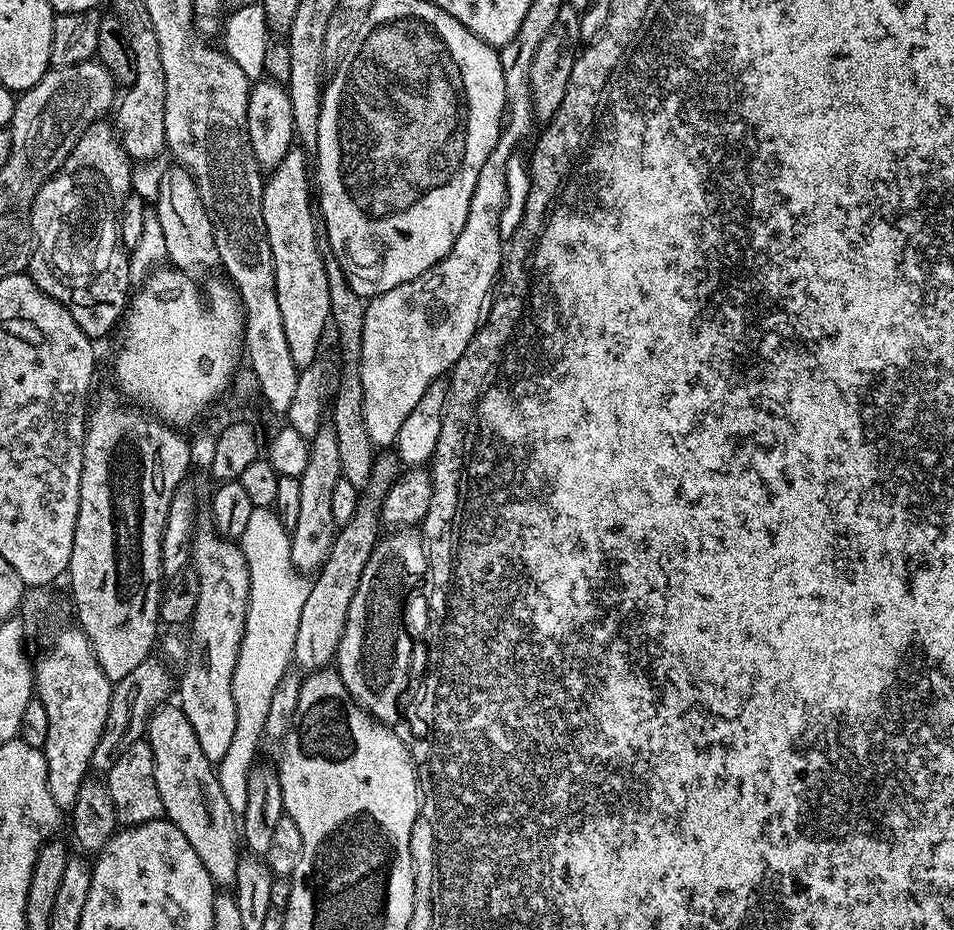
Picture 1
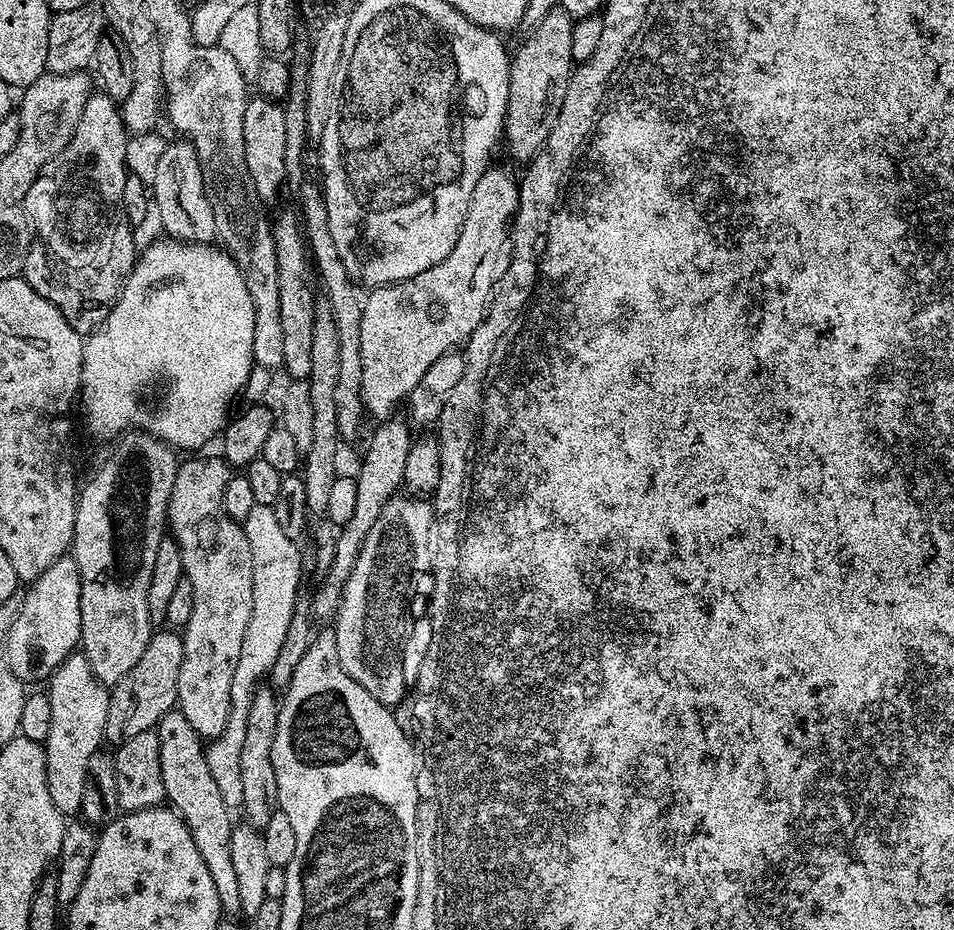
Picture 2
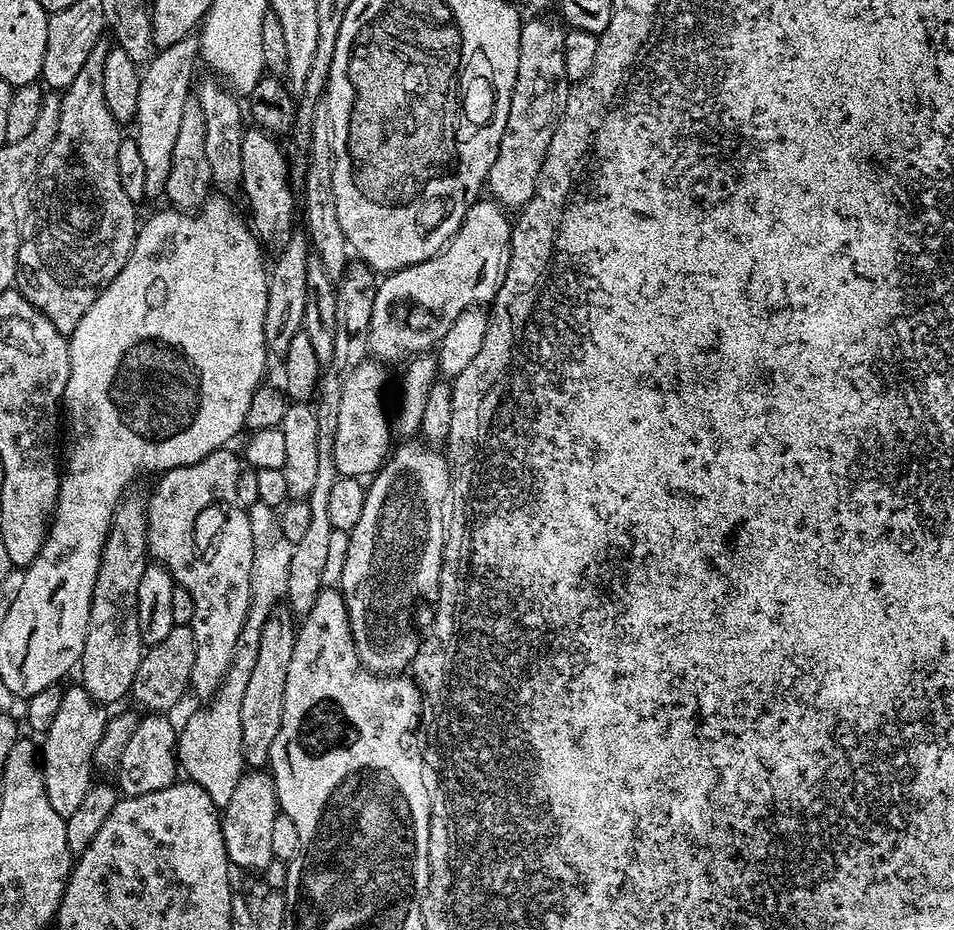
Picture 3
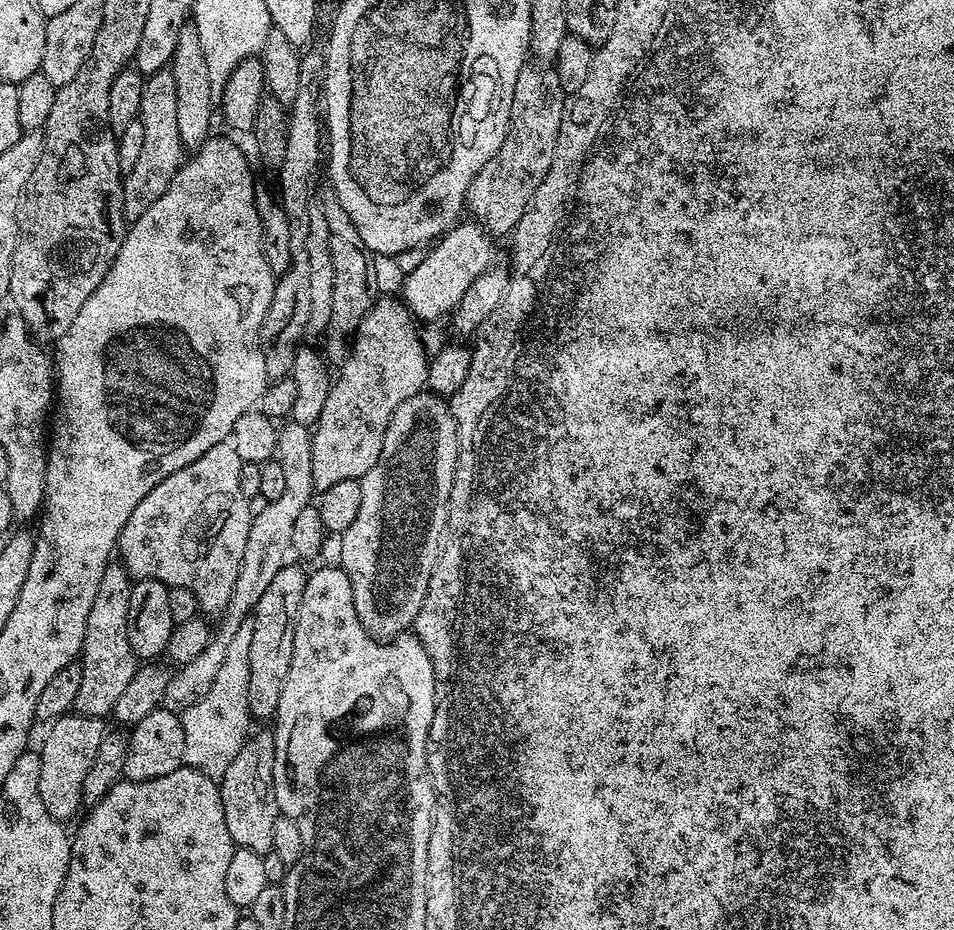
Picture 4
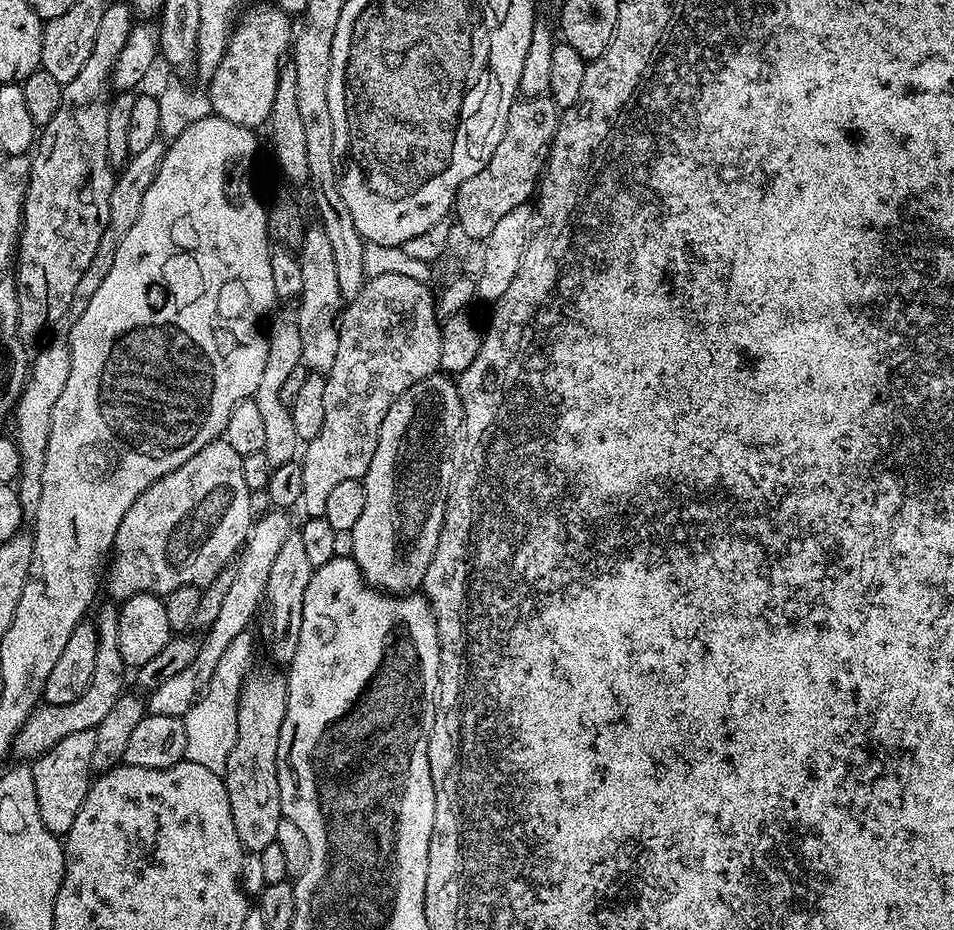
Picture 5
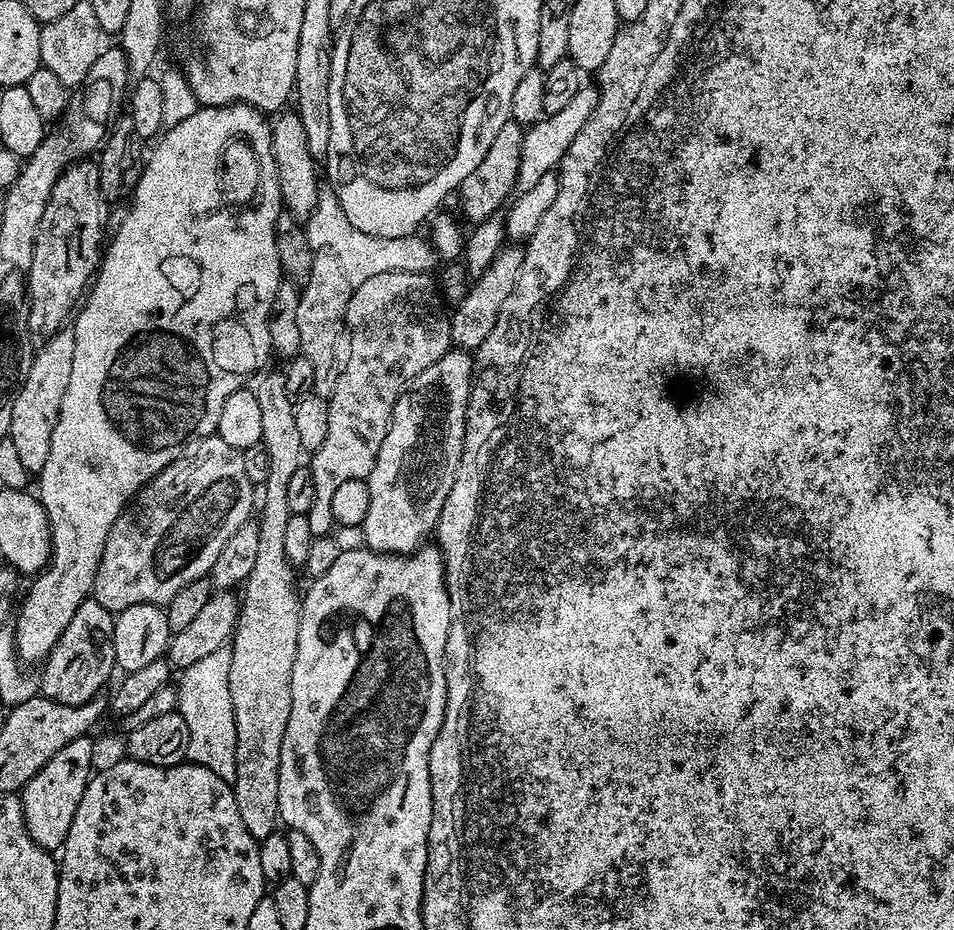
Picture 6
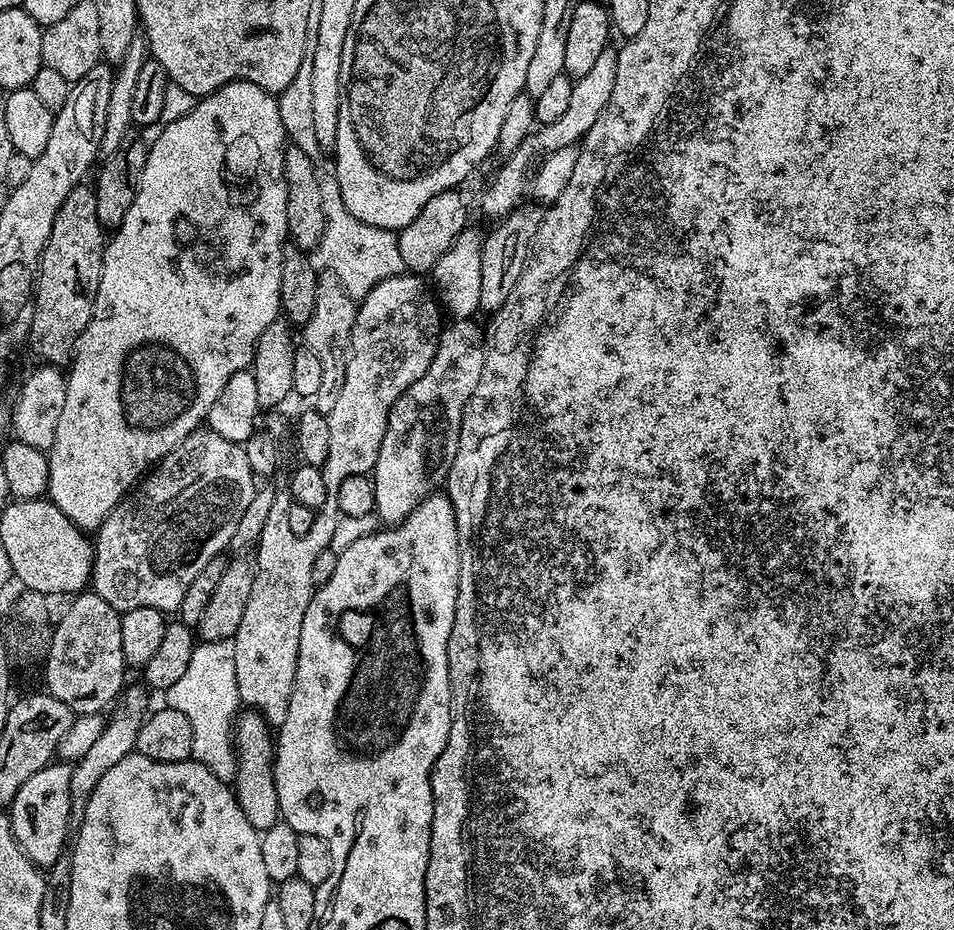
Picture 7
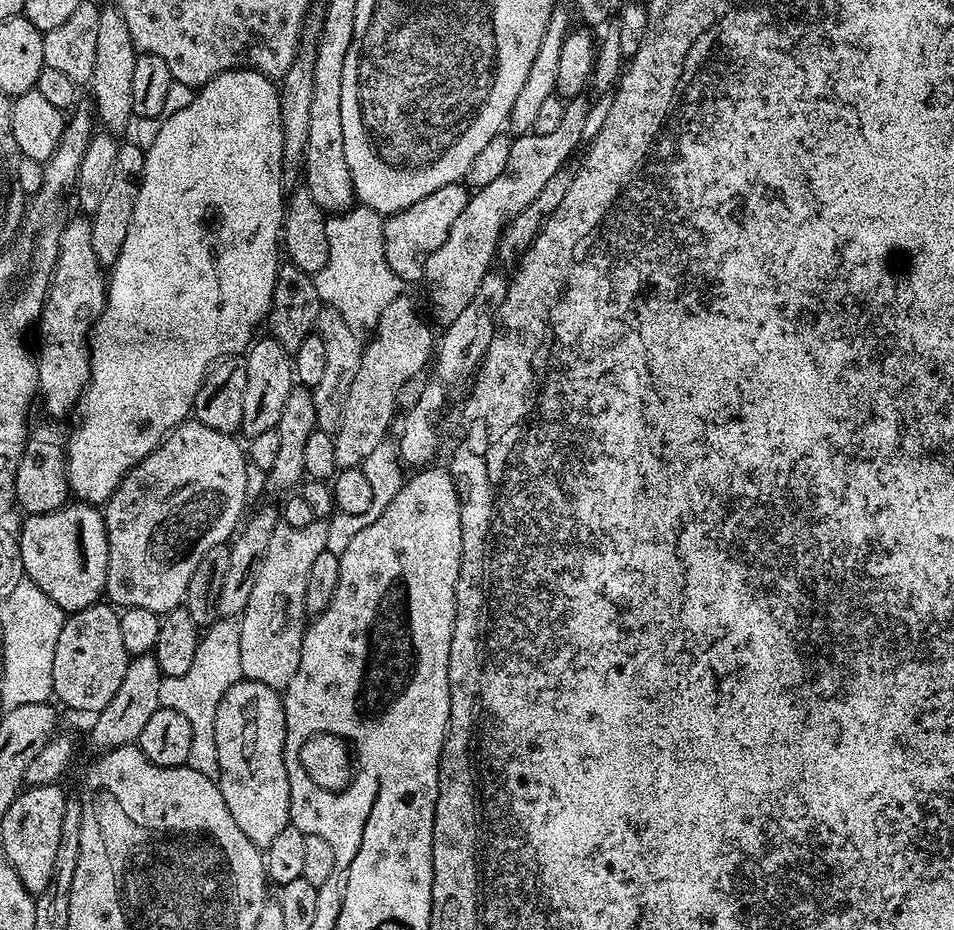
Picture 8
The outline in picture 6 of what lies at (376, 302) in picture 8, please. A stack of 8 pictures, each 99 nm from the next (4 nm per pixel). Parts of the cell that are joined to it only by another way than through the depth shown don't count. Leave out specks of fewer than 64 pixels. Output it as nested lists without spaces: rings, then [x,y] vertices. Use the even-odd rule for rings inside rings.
[[[321,183],[318,190],[318,206],[314,206],[314,214],[306,222],[308,240],[317,249],[327,250],[342,262],[342,266],[356,284],[366,282],[366,278],[374,278],[374,274],[387,272],[427,272],[438,264],[438,257],[433,252],[427,239],[420,234],[403,236],[402,238],[378,238],[374,234],[362,234],[358,226],[350,226],[350,218],[346,218],[346,210],[338,202],[332,185]]]

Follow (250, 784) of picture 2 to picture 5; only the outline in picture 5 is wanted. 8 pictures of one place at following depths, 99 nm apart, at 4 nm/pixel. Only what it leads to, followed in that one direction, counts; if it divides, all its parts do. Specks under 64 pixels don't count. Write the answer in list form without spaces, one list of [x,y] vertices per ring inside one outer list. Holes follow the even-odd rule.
[[[299,531],[288,534],[285,542],[282,542],[278,555],[274,558],[270,581],[267,582],[265,599],[270,618],[270,654],[274,661],[282,664],[291,663],[294,650],[297,649],[298,634],[301,630],[302,603],[305,602],[306,587],[310,584],[315,569],[307,560],[307,553],[303,546],[302,536]]]

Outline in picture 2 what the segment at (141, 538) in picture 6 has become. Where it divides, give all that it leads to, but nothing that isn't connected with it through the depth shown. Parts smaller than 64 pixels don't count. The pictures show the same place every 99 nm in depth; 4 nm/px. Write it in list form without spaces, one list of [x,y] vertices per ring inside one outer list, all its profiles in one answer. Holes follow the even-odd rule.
[[[200,456],[197,460],[186,461],[185,464],[183,461],[177,467],[174,486],[168,499],[166,521],[171,539],[175,540],[182,554],[184,579],[190,582],[194,590],[196,607],[194,622],[182,632],[184,657],[179,671],[176,703],[186,722],[190,722],[197,734],[208,742],[215,740],[218,734],[222,734],[222,730],[226,730],[226,722],[230,718],[230,686],[234,682],[238,658],[242,655],[242,638],[246,638],[246,626],[250,626],[250,610],[254,602],[250,542],[246,542],[241,521],[232,520],[230,514],[226,514],[223,502],[230,465],[227,460],[216,456]]]

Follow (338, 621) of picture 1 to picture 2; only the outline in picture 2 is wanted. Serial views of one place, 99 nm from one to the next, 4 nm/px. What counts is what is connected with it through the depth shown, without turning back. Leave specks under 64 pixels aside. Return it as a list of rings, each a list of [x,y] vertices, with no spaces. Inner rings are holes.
[[[396,419],[382,420],[375,425],[376,433],[368,440],[368,449],[364,452],[364,461],[360,464],[360,472],[355,473],[358,502],[354,506],[354,515],[350,517],[350,522],[339,525],[337,532],[340,533],[335,533],[334,536],[336,546],[330,572],[316,584],[318,585],[316,593],[310,596],[312,614],[317,621],[331,621],[339,613],[340,599],[344,596],[344,587],[354,570],[354,562],[358,562],[362,542],[366,542],[366,534],[370,534],[370,526],[374,526],[374,521],[378,518],[378,514],[382,514],[386,502],[397,495],[398,489],[404,483],[406,454],[410,454],[414,433],[411,432],[413,429],[407,419],[404,419],[405,421]]]

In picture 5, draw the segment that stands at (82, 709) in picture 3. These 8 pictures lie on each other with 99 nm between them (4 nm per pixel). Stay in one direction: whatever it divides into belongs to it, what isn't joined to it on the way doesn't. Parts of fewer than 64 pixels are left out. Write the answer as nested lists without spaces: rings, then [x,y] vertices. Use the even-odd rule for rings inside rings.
[[[81,730],[78,734],[70,734],[62,738],[48,752],[35,757],[31,765],[34,774],[34,790],[38,794],[38,814],[42,814],[42,822],[46,822],[46,830],[55,836],[63,837],[74,826],[74,818],[78,818],[78,810],[82,810],[82,802],[88,793],[88,786],[94,779],[92,759],[96,734],[93,730]]]

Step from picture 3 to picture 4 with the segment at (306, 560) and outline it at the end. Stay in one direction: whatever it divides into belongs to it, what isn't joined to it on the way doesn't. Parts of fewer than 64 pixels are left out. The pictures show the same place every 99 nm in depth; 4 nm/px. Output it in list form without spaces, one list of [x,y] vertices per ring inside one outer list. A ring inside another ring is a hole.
[[[331,190],[325,192],[322,203],[326,226],[330,230],[330,259],[334,262],[334,299],[330,305],[328,327],[322,336],[322,351],[329,365],[339,366],[347,360],[358,326],[377,299],[378,289],[376,266],[370,259],[367,246],[362,242],[362,234],[358,234],[358,226],[354,226],[354,222],[350,222],[350,214],[342,210],[336,200],[336,193]]]

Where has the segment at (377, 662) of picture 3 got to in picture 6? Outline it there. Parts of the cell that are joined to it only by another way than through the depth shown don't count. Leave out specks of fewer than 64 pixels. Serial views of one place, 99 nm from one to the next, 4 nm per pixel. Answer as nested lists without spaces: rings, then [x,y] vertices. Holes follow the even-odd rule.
[[[453,347],[434,366],[426,366],[418,378],[408,383],[404,393],[392,408],[392,421],[388,424],[382,450],[368,475],[370,510],[362,529],[364,543],[374,552],[388,552],[391,556],[406,556],[425,543],[436,531],[440,511],[454,486],[456,471],[464,449],[464,419],[468,416],[468,395],[472,393],[474,356],[471,351]]]

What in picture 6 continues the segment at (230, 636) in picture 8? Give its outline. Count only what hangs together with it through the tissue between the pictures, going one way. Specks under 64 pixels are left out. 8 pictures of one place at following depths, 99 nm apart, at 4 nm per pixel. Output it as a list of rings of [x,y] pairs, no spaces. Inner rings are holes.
[[[225,646],[214,650],[214,654],[194,662],[194,666],[183,669],[179,673],[180,684],[176,688],[178,711],[186,718],[186,727],[190,730],[190,746],[188,760],[198,766],[206,766],[206,770],[214,770],[218,778],[229,782],[236,778],[236,731],[234,730],[234,702],[230,702],[230,658],[231,647]]]

